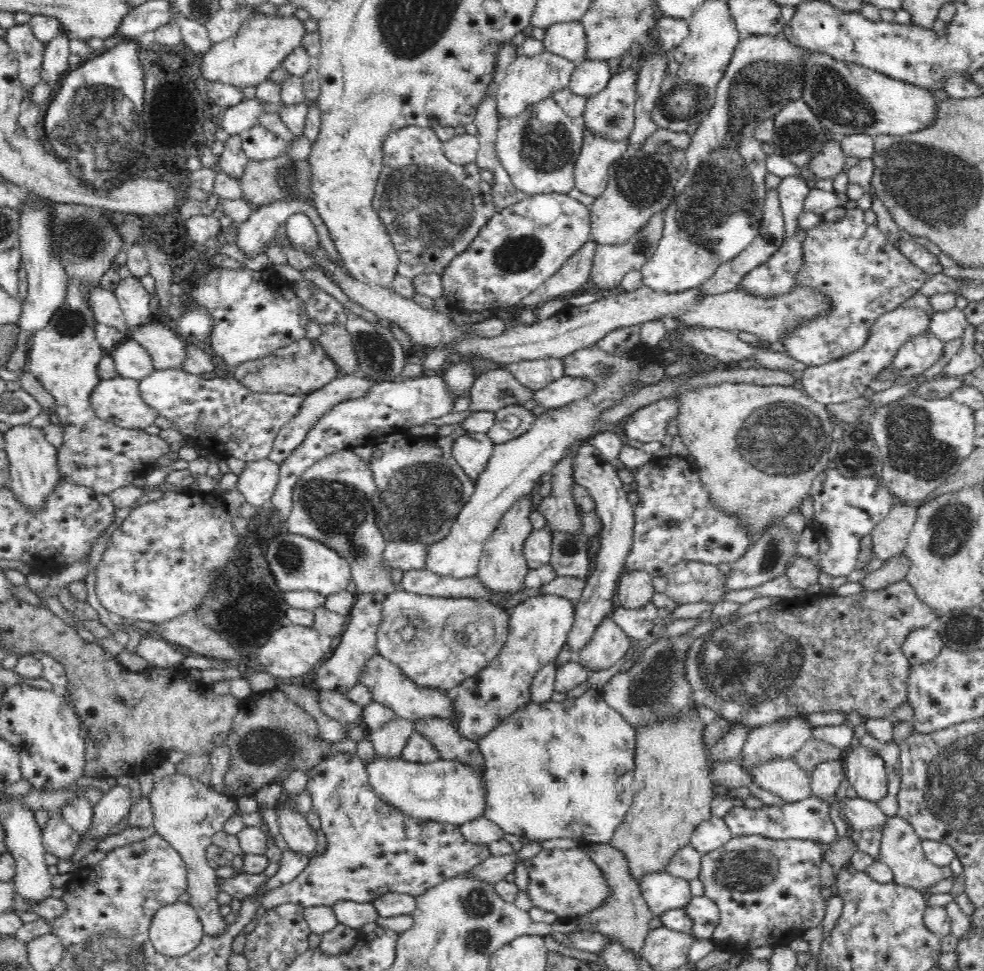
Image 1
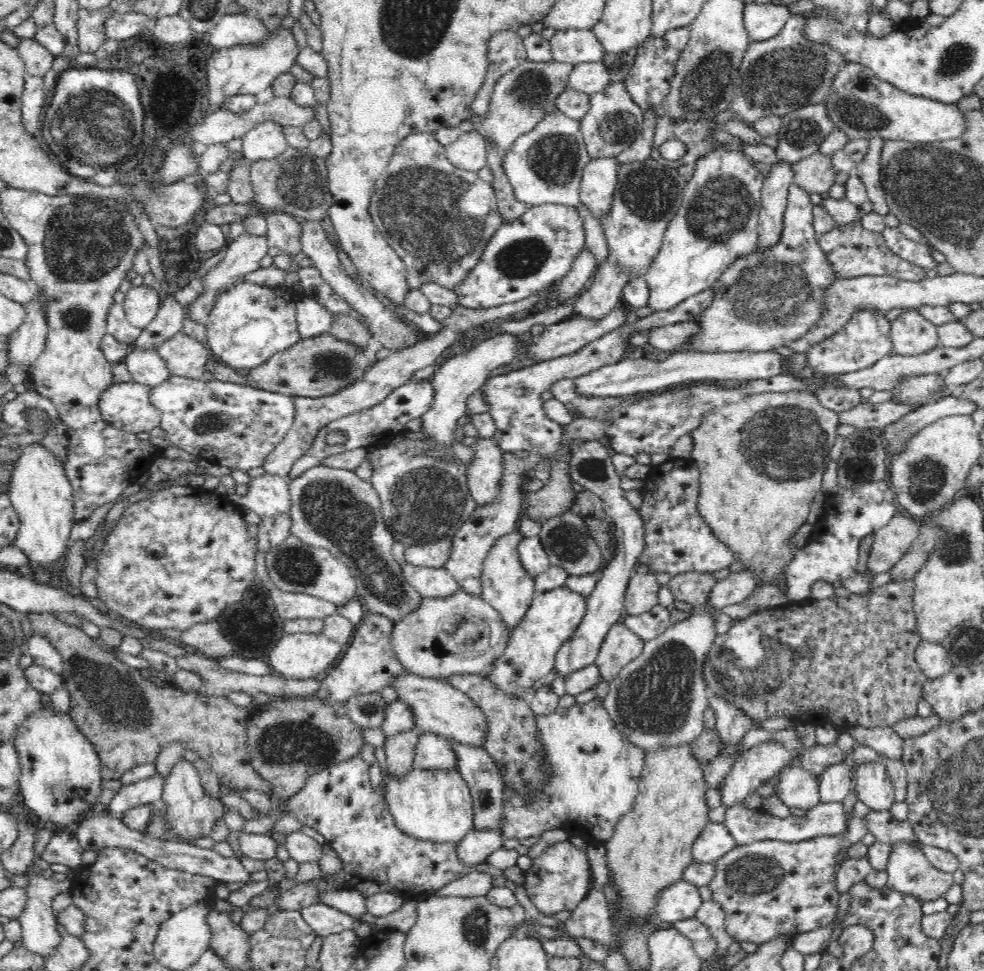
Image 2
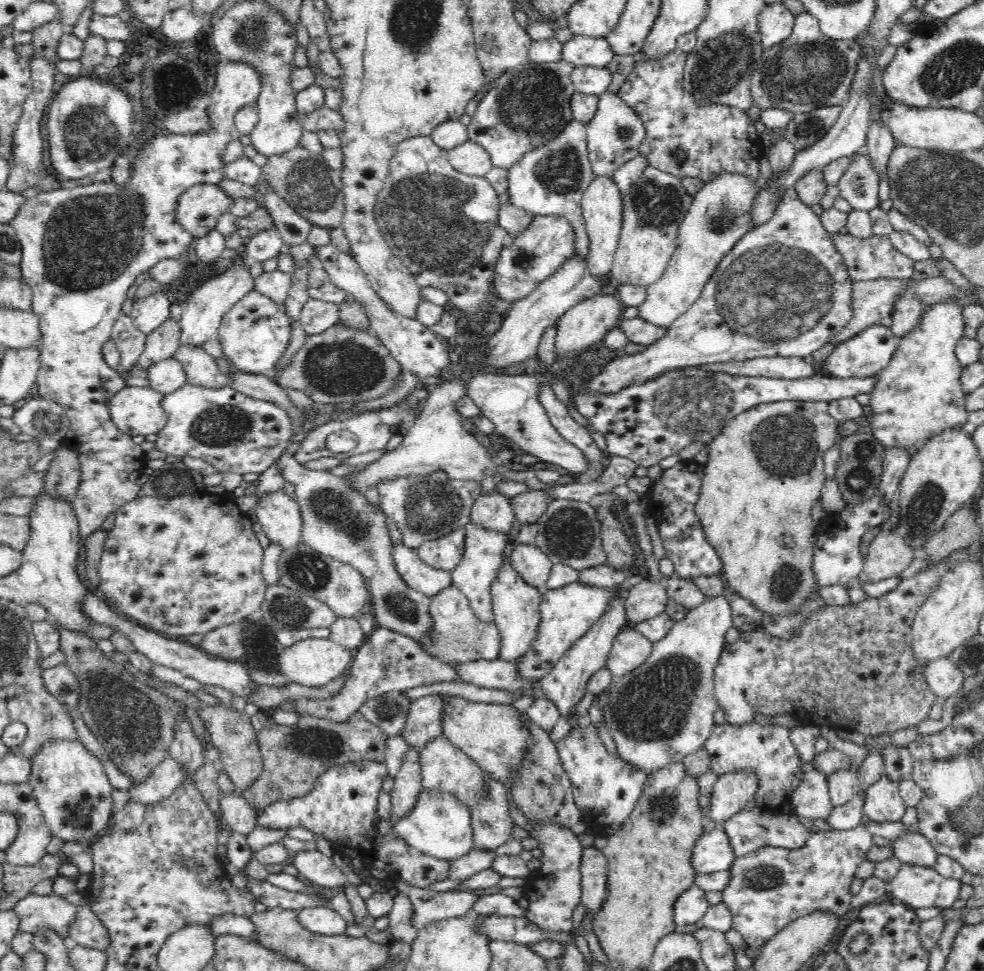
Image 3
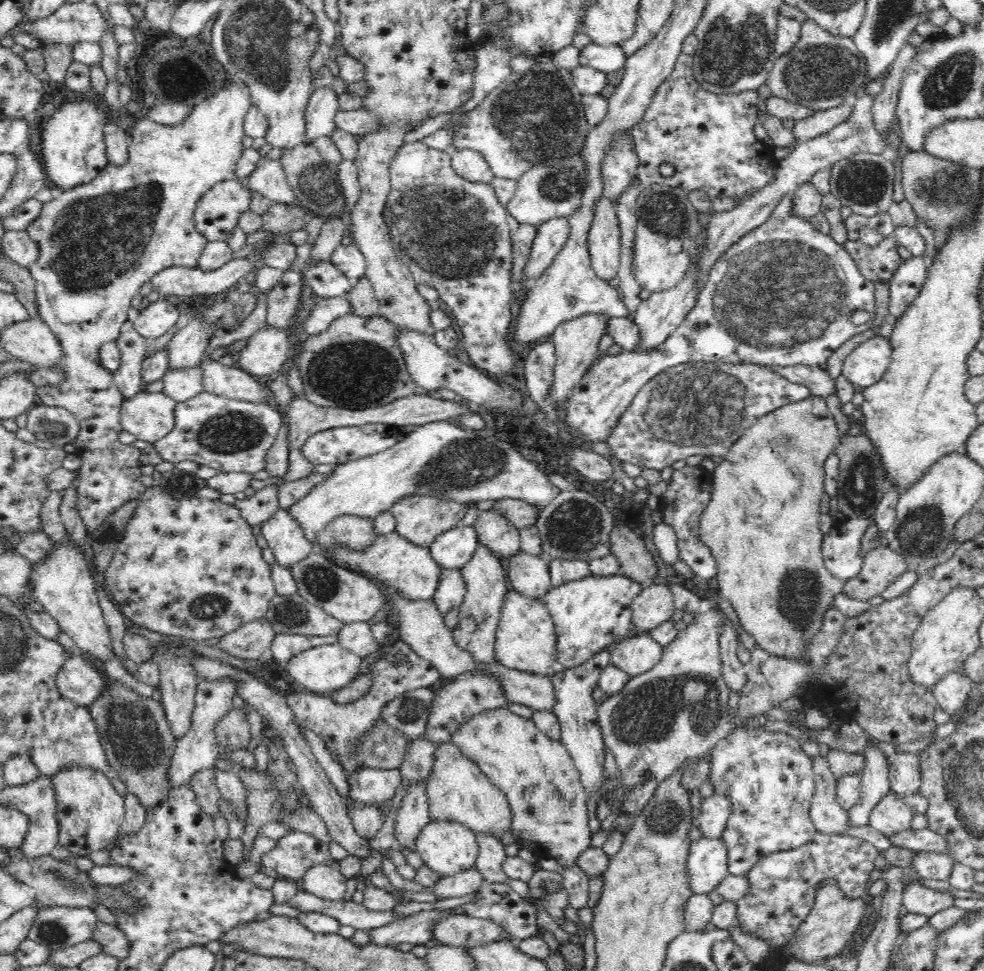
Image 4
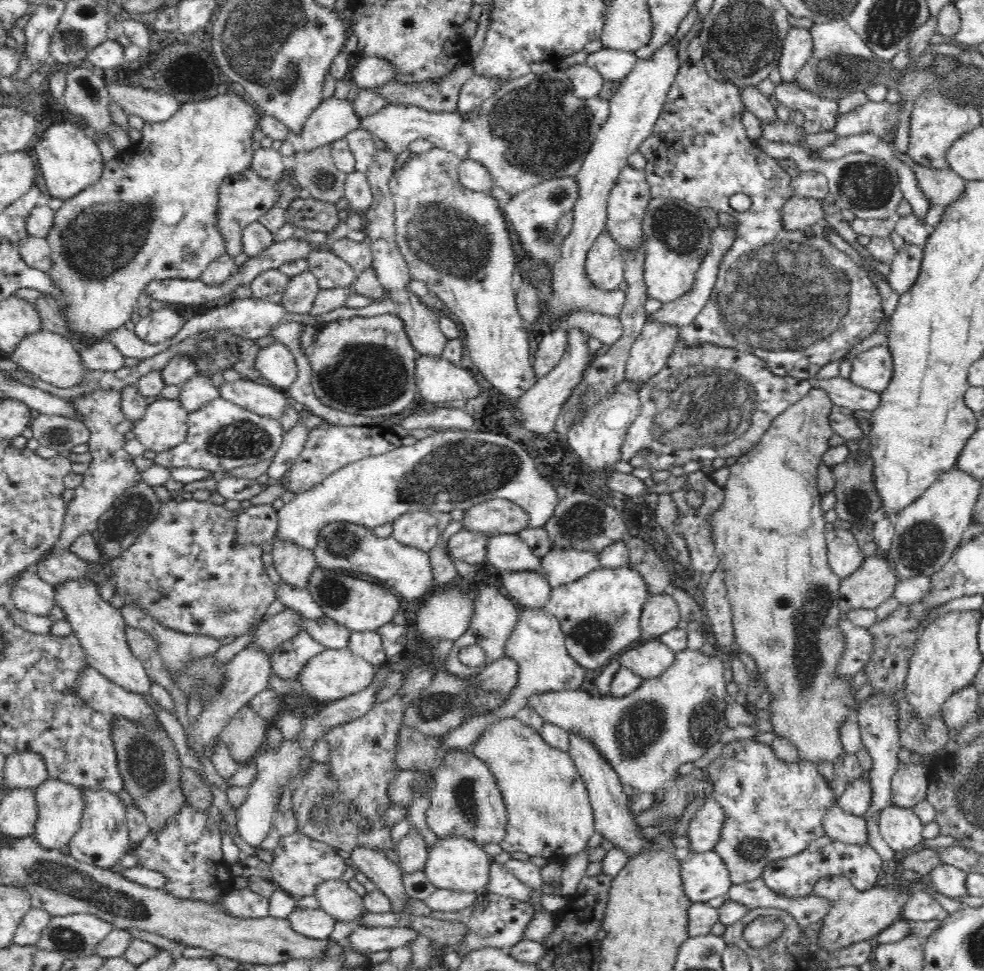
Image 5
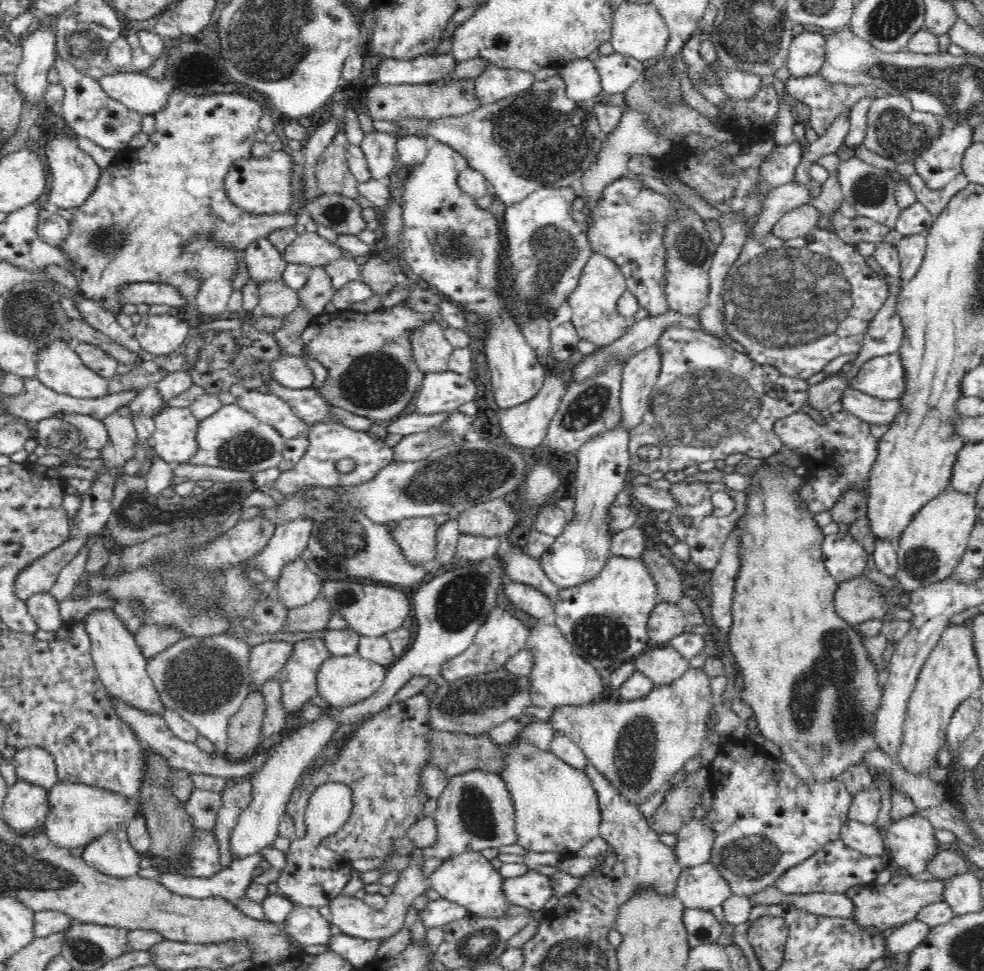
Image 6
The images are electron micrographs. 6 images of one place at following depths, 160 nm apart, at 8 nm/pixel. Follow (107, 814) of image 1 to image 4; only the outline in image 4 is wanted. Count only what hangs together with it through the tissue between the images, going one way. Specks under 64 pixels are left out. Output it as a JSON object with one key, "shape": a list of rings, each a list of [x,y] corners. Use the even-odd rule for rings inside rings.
{"shape":[[[228,677],[198,682],[195,694],[195,707],[190,728],[177,739],[172,762],[168,766],[168,783],[170,788],[188,785],[193,774],[199,770],[214,769],[216,761],[220,758],[229,760],[216,738],[216,724],[233,709],[232,702],[238,696],[236,681]]]}

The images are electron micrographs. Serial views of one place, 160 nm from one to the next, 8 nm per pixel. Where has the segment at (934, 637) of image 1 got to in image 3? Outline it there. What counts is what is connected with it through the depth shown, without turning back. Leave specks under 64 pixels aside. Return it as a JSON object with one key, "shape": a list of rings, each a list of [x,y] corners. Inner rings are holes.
{"shape":[[[948,657],[928,662],[928,666],[925,667],[925,677],[930,690],[938,697],[939,701],[943,701],[954,696],[964,686],[967,676]]]}

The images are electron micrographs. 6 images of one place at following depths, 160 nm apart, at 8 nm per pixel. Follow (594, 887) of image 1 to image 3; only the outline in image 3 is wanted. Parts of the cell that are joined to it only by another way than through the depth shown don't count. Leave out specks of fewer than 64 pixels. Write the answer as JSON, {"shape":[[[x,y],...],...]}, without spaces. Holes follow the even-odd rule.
{"shape":[[[530,822],[532,832],[529,836],[535,838],[544,855],[544,862],[540,871],[542,877],[532,880],[532,888],[528,890],[528,900],[523,902],[526,909],[526,917],[542,931],[550,933],[572,933],[574,930],[572,916],[576,905],[581,902],[582,876],[580,866],[582,864],[583,850],[578,835],[566,826],[560,824],[539,824]]]}

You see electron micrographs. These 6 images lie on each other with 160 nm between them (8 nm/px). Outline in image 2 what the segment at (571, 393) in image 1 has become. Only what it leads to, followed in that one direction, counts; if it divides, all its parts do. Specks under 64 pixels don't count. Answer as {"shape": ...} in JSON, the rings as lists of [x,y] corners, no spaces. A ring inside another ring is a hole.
{"shape":[[[726,352],[726,353],[677,353],[664,362],[626,358],[618,363],[608,364],[599,370],[584,374],[575,381],[579,396],[638,395],[640,393],[656,392],[678,386],[682,383],[700,381],[750,381],[771,378],[786,374],[788,367],[785,359],[778,352]]]}

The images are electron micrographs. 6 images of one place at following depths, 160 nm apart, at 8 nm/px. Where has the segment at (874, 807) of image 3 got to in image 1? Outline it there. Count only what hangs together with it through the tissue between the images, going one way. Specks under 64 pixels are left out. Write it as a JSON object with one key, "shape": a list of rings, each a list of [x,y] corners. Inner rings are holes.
{"shape":[[[853,743],[844,756],[849,784],[858,797],[878,803],[888,793],[886,765],[875,751],[859,743]]]}

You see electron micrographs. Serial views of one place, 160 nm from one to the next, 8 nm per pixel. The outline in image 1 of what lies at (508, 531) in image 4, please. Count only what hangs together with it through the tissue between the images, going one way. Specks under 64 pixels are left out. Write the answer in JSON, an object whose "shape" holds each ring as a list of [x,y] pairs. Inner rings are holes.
{"shape":[[[468,431],[454,441],[453,456],[464,473],[476,481],[478,474],[486,470],[494,446],[487,434]]]}

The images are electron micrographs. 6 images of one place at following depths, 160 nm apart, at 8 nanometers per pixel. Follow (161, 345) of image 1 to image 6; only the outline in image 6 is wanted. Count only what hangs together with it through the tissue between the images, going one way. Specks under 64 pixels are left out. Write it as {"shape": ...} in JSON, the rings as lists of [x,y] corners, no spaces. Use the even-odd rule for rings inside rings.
{"shape":[[[247,391],[237,398],[236,404],[253,414],[260,422],[273,426],[285,440],[309,434],[312,428],[312,425],[306,425],[298,418],[286,402],[268,391]]]}

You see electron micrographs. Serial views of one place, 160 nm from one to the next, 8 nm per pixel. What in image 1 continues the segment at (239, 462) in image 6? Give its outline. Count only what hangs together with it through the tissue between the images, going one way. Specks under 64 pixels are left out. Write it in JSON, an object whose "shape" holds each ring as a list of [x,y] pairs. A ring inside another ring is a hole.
{"shape":[[[155,369],[150,375],[146,375],[143,380],[139,381],[139,392],[145,404],[155,408],[158,414],[172,421],[171,428],[190,438],[199,447],[210,450],[220,459],[226,460],[234,457],[245,463],[269,457],[280,429],[298,414],[306,398],[304,395],[254,393],[232,376],[228,375],[226,378],[217,376],[206,380],[201,375],[188,373],[183,369]]]}

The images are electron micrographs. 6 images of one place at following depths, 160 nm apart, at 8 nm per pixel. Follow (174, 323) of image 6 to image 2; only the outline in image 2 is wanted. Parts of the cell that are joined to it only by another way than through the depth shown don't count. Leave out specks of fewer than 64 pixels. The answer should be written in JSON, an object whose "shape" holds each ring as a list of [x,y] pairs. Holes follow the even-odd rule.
{"shape":[[[146,284],[132,287],[126,294],[123,305],[125,316],[132,327],[146,329],[155,322],[160,307],[159,290]]]}

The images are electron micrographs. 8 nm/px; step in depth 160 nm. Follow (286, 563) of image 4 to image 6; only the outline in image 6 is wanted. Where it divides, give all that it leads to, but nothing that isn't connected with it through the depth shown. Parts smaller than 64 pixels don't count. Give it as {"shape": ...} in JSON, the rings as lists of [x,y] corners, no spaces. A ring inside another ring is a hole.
{"shape":[[[298,557],[284,566],[277,583],[282,603],[290,610],[311,604],[320,594],[323,581]]]}

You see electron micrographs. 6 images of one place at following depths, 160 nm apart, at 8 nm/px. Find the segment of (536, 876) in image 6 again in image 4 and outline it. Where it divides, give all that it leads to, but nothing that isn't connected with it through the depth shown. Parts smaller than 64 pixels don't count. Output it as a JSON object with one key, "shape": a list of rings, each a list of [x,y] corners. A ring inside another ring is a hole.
{"shape":[[[476,835],[479,845],[476,867],[488,883],[505,884],[509,877],[504,873],[503,863],[507,858],[504,844],[496,835]]]}

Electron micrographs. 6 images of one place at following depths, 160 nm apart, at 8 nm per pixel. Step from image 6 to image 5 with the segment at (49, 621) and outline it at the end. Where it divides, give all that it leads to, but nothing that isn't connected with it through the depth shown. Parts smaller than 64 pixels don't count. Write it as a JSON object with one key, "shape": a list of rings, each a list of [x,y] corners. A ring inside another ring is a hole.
{"shape":[[[26,568],[10,579],[14,581],[10,590],[10,605],[19,611],[48,616],[54,606],[57,606],[54,587],[49,582],[44,582],[34,568]]]}

